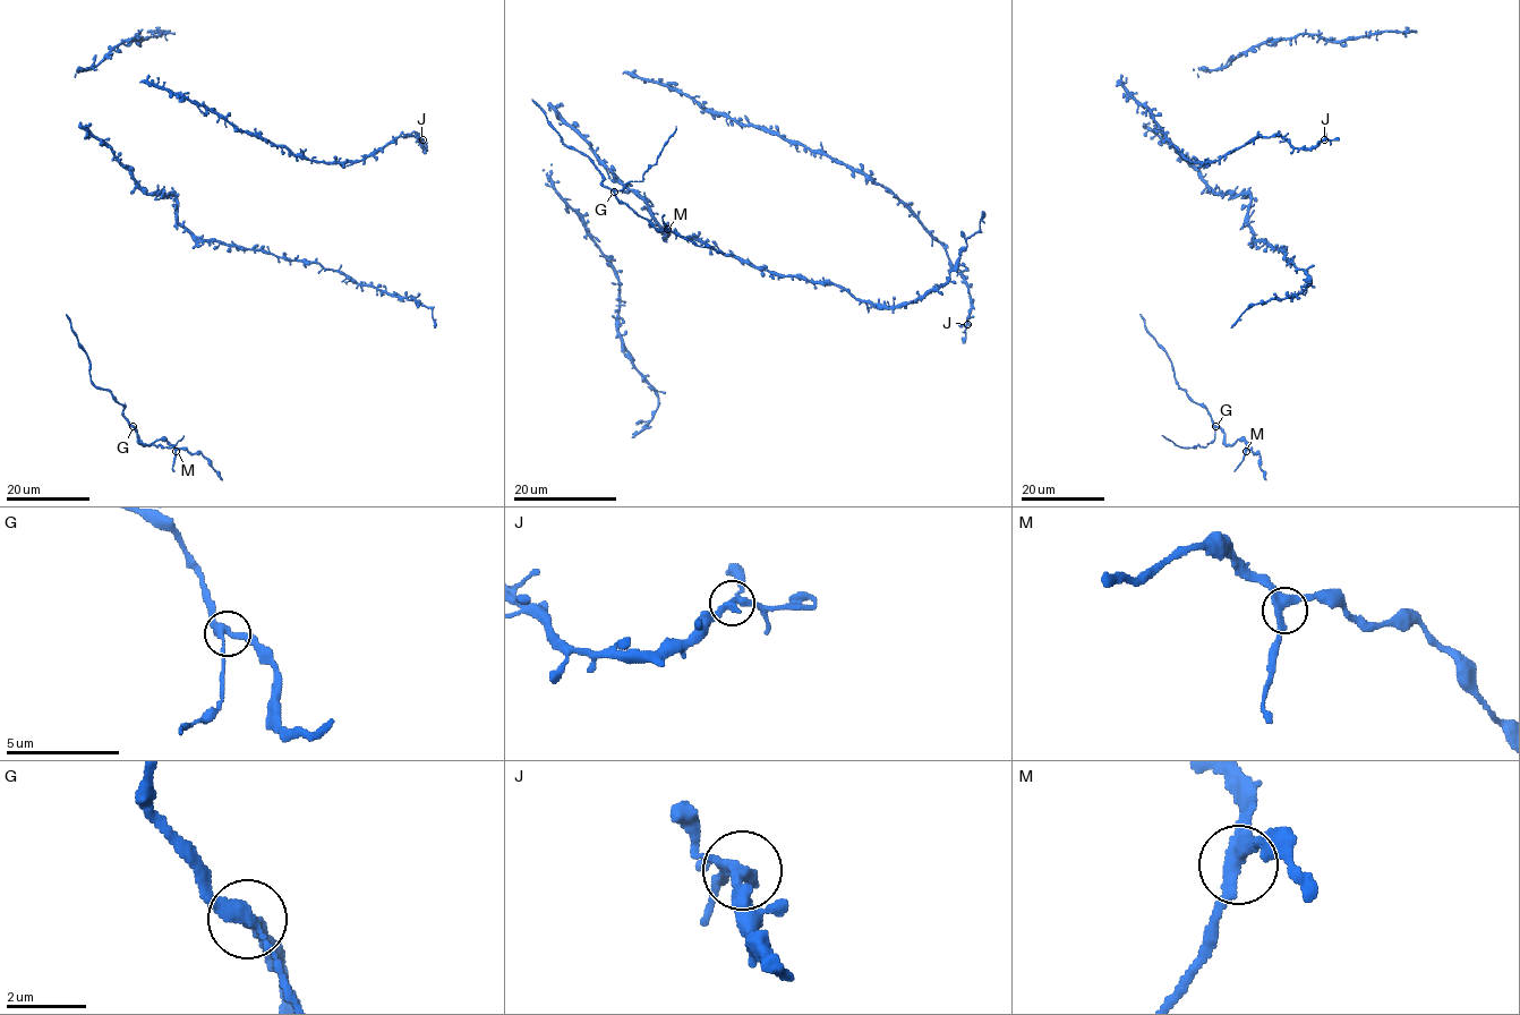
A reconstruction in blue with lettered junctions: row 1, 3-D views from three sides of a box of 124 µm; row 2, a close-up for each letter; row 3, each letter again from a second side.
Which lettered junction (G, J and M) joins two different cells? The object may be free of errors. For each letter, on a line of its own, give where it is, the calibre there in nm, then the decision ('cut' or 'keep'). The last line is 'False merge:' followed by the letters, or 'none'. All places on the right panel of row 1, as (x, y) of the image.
G: place (1215, 426); calibre 280 nm; keep
J: place (1324, 139); calibre 280 nm; keep
M: place (1246, 451); calibre 300 nm; keep
False merge: none

